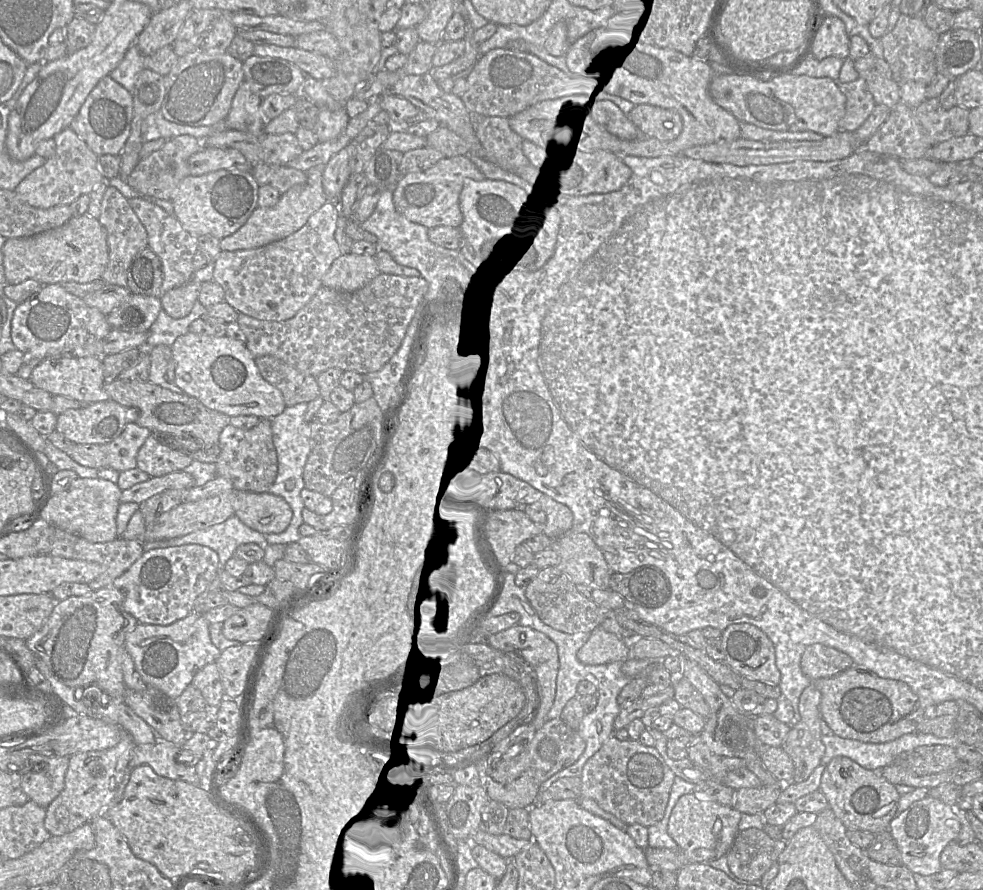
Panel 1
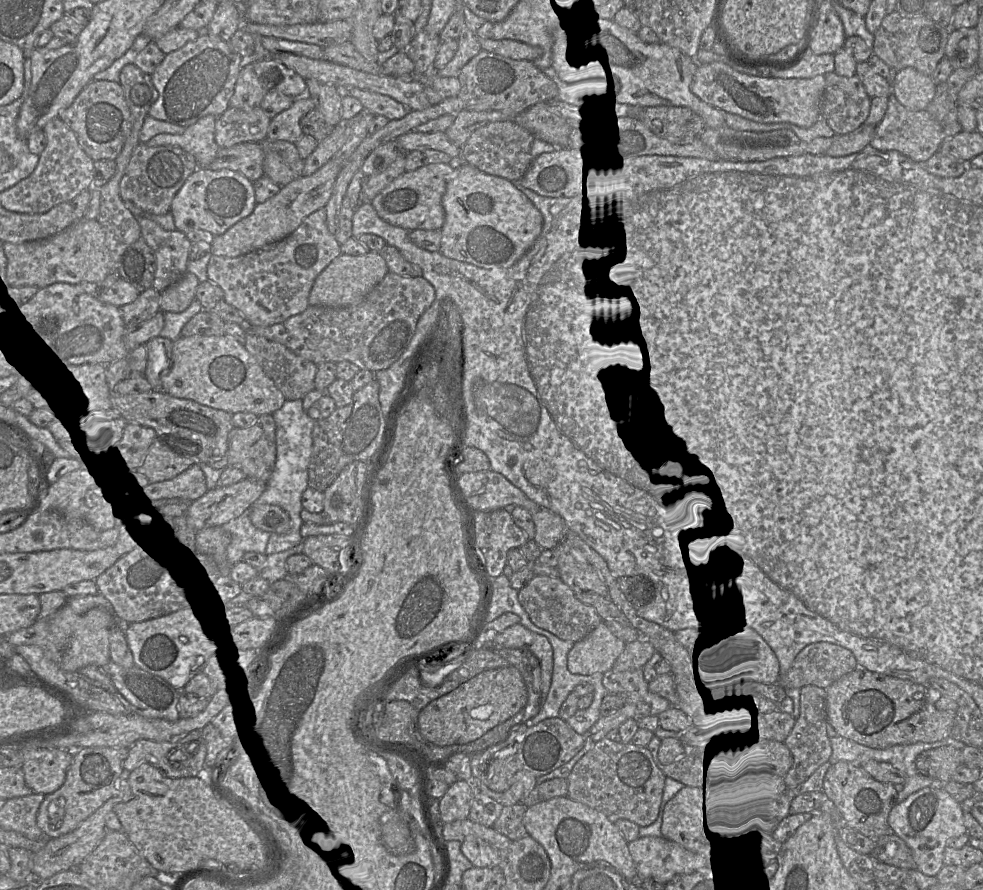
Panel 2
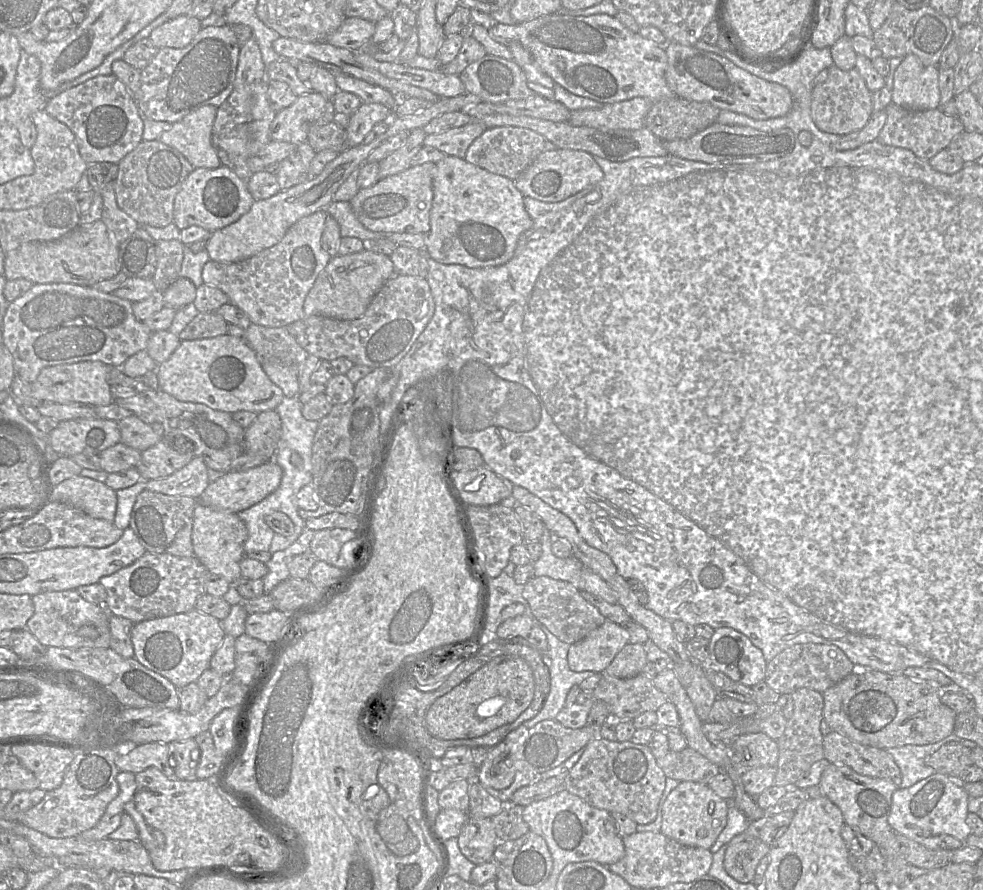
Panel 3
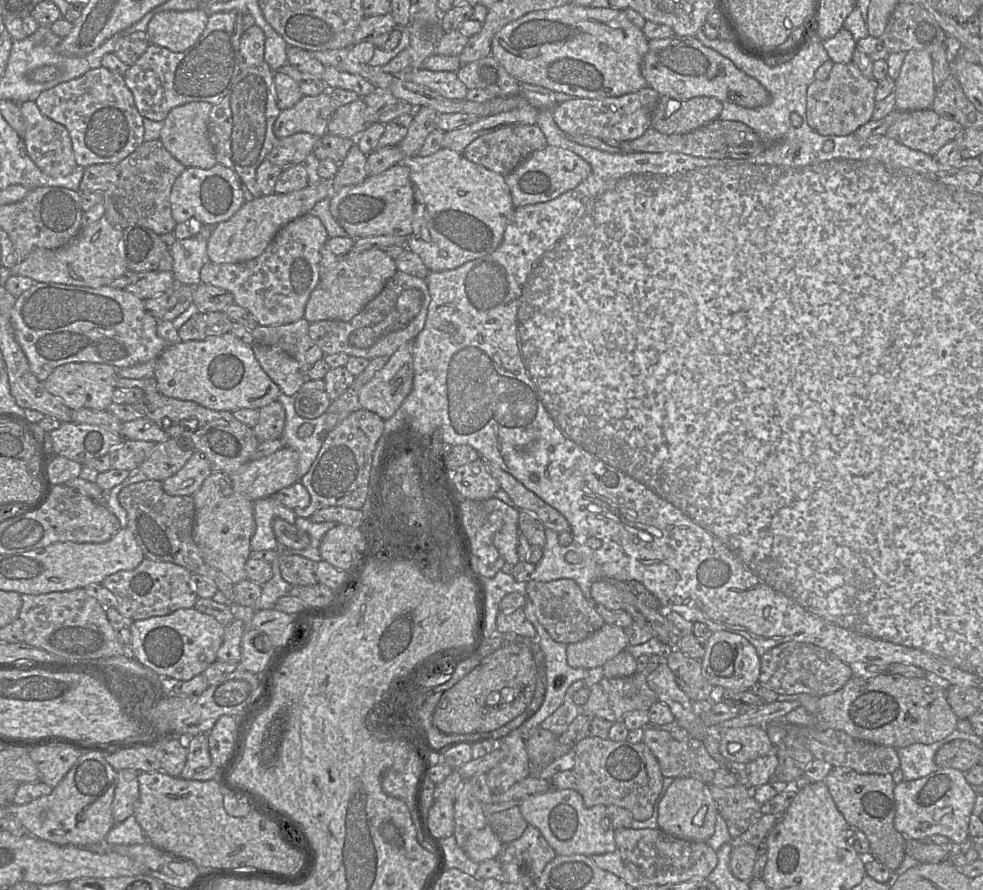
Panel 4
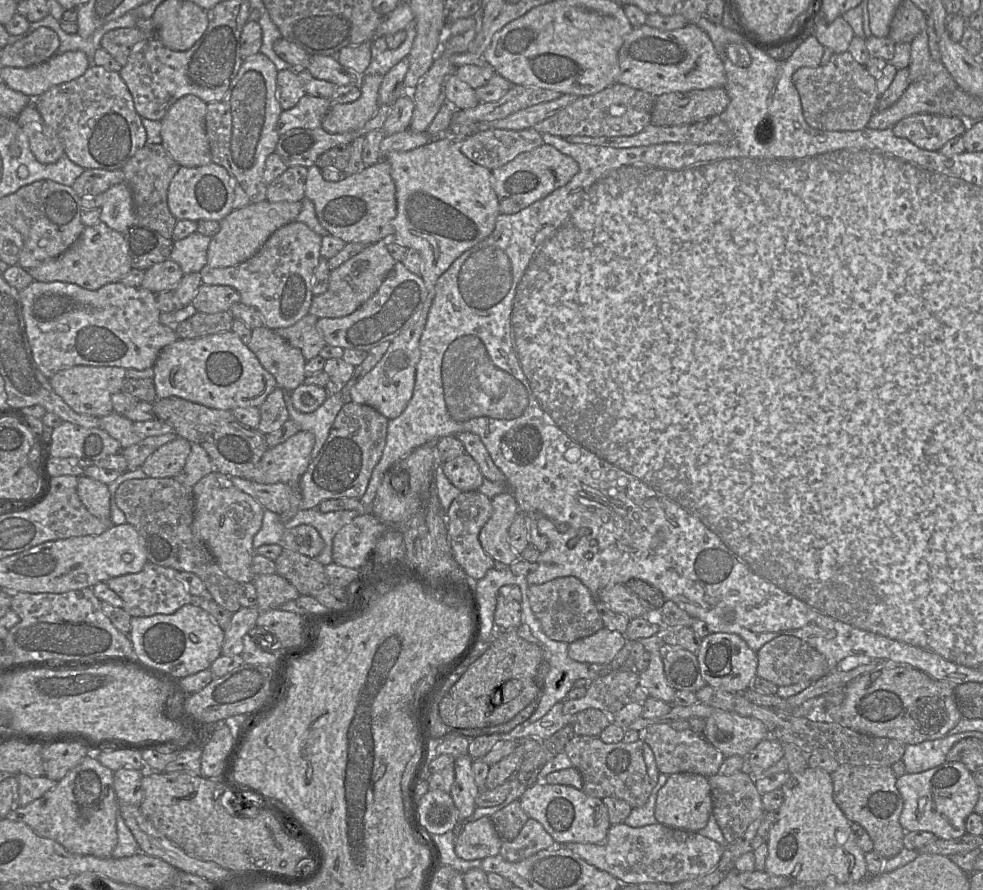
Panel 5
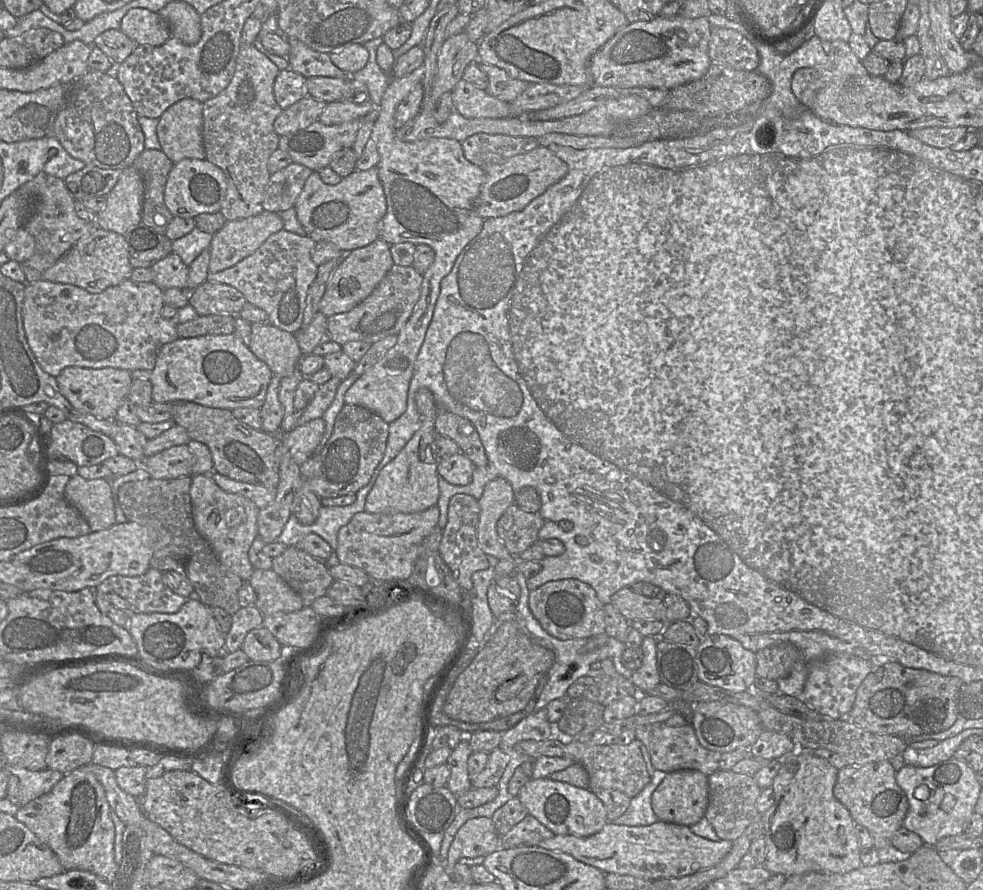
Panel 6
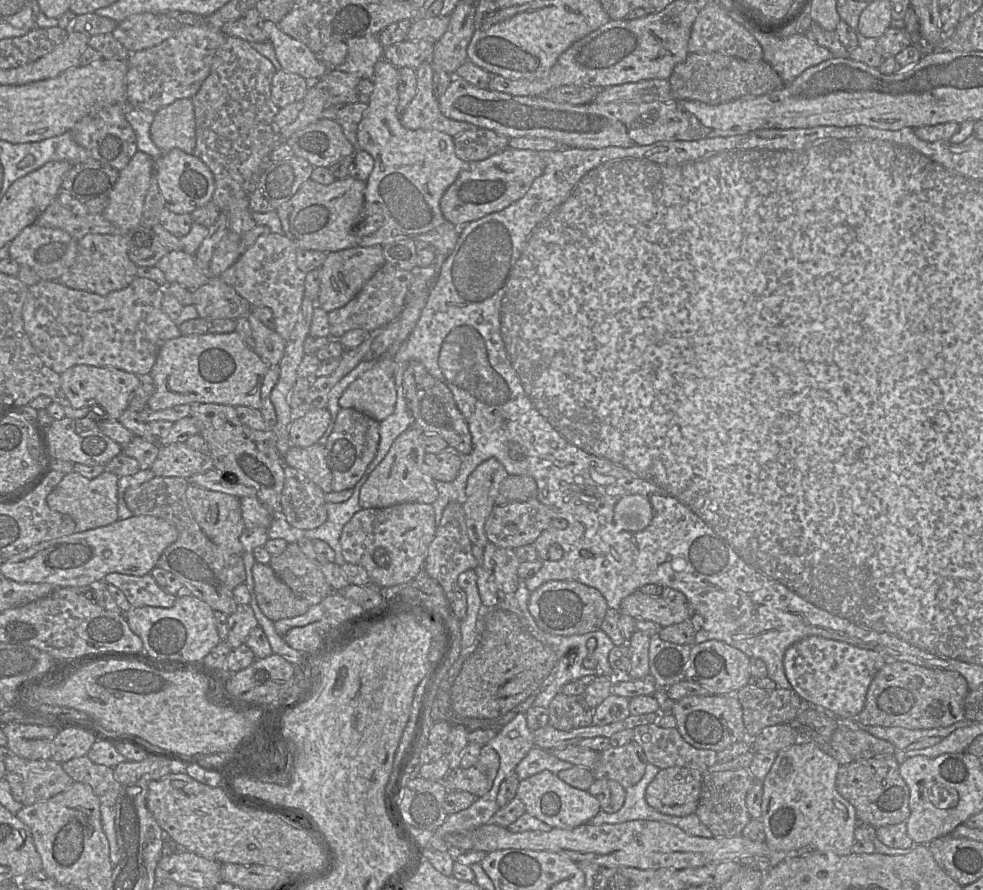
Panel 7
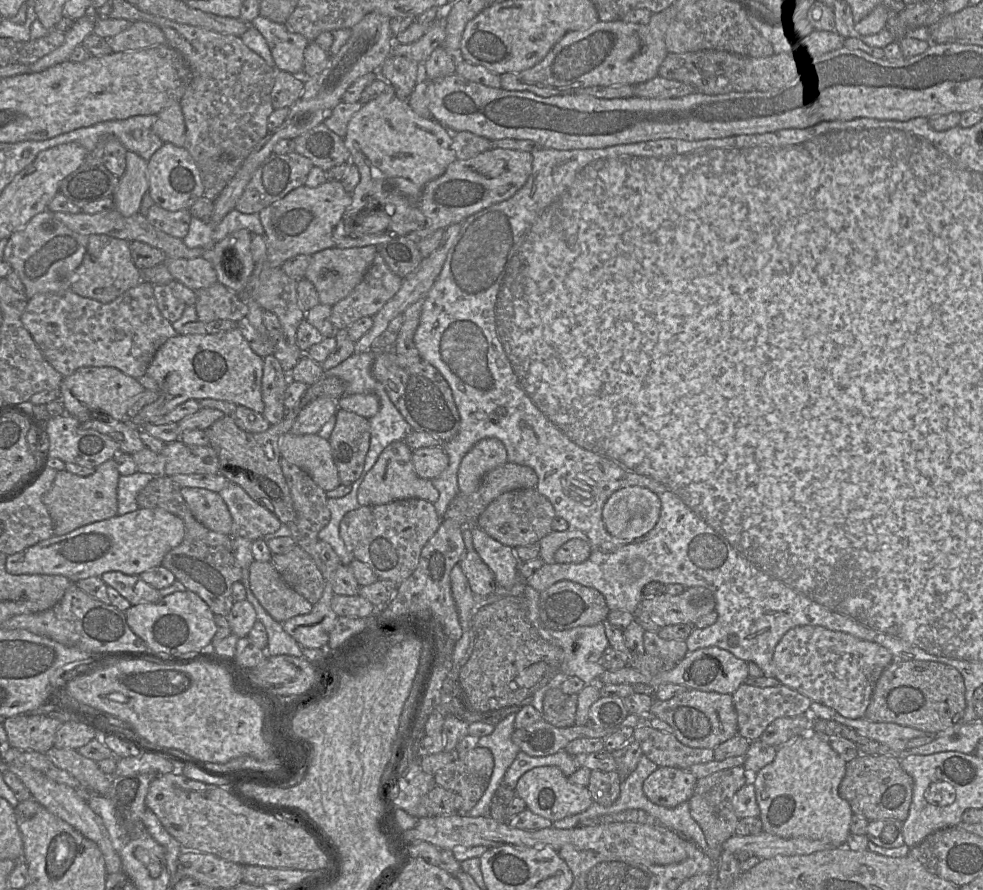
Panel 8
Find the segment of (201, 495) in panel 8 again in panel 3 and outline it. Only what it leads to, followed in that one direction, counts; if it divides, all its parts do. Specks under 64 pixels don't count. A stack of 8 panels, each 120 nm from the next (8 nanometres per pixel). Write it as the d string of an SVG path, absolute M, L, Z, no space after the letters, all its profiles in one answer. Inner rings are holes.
M196 501L193 513L192 546L194 556L210 574L227 580L231 585L241 577L240 562L245 557L244 543L248 531L237 513L216 510L203 506Z

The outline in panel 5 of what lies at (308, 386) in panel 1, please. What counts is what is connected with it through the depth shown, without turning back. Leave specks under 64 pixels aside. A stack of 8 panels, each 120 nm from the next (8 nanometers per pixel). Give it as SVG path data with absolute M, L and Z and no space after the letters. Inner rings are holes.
M308 313L296 324L287 328L278 328L276 333L298 348L306 361L319 356L319 352L327 345L319 334L316 323L318 317Z

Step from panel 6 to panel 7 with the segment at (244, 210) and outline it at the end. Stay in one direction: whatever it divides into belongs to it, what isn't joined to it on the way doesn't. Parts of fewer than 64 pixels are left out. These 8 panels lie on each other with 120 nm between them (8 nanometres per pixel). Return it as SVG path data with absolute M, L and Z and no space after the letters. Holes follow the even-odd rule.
M227 36L217 51L208 77L191 98L194 106L196 146L193 155L206 164L215 180L212 201L227 217L228 230L244 235L256 226L249 209L249 199L261 175L268 167L271 152L278 146L272 121L280 108L272 101L271 83L276 70L269 59L258 53L246 40Z

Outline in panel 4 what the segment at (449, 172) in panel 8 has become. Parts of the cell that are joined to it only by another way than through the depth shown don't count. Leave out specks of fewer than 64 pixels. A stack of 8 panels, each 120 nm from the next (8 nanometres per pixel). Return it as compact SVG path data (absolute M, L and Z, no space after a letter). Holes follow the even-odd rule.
M548 145L533 152L515 170L505 176L515 208L548 202L573 190L591 174L591 166L572 151Z

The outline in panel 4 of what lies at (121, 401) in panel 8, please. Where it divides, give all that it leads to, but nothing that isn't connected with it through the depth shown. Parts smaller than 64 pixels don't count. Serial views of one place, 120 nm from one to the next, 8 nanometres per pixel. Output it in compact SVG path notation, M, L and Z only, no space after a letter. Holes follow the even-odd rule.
M73 362L56 367L43 382L52 395L58 397L72 410L107 410L112 403L117 369L111 365Z

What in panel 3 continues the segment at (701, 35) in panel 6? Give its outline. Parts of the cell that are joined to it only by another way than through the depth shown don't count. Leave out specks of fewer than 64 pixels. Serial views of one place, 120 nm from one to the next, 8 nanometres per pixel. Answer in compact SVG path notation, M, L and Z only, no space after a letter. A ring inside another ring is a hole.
M667 43L665 51L668 59L665 78L676 97L708 102L720 110L726 109L761 120L784 116L793 107L793 97L786 87L761 79L725 57L700 50L695 45L679 43Z

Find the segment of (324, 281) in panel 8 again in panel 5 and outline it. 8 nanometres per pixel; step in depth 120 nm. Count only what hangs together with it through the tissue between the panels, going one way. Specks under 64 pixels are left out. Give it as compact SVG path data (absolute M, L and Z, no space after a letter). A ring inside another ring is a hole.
M379 241L368 245L338 268L331 270L329 285L325 293L313 296L309 313L319 318L347 316L363 305L377 292L385 278L396 264L387 250L387 242Z

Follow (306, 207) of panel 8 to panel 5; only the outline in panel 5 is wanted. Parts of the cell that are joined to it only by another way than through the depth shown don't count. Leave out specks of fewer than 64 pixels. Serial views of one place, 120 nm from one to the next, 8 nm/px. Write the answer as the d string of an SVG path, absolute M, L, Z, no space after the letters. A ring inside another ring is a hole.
M385 159L338 182L326 181L317 165L307 170L305 198L313 202L320 224L331 236L340 238L345 243L365 245L393 240L393 225L397 215L396 188L391 166Z

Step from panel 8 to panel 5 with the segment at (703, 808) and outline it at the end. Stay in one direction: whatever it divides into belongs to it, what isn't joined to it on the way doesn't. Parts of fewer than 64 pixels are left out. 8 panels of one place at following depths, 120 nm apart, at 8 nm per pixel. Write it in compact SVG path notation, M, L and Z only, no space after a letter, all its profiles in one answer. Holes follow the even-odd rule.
M738 771L731 775L715 774L707 777L712 796L712 816L715 818L727 844L741 837L748 826L764 813L762 795L757 791L754 780L747 773Z

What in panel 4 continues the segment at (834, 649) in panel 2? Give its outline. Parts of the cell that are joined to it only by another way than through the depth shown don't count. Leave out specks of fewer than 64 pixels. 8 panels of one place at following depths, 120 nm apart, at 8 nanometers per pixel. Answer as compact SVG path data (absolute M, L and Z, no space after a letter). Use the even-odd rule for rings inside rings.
M790 641L773 647L760 657L759 681L777 694L807 693L820 697L843 687L856 672L828 650L811 643Z

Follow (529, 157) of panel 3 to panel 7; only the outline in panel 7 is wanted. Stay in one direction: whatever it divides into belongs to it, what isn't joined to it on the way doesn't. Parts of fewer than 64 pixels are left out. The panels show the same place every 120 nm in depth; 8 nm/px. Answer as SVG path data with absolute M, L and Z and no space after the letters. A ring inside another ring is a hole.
M469 130L454 137L455 153L467 163L480 161L506 150L509 140L493 130Z

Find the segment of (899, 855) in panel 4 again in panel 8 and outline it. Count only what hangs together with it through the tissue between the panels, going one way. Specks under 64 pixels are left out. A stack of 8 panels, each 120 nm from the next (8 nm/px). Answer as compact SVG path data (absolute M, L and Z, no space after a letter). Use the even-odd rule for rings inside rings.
M859 754L847 762L845 775L839 785L839 795L846 800L853 814L863 816L868 821L899 820L908 817L913 797L914 782L901 766L898 755Z

